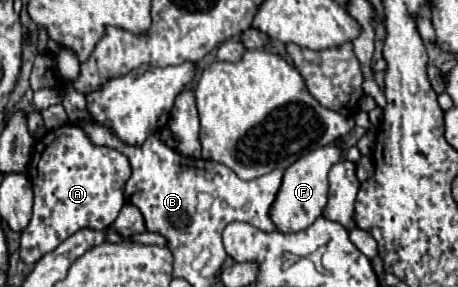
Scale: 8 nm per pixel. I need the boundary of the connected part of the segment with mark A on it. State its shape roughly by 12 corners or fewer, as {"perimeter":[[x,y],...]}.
{"perimeter":[[78,127],[36,141],[20,257],[32,265],[124,207],[126,157]]}

